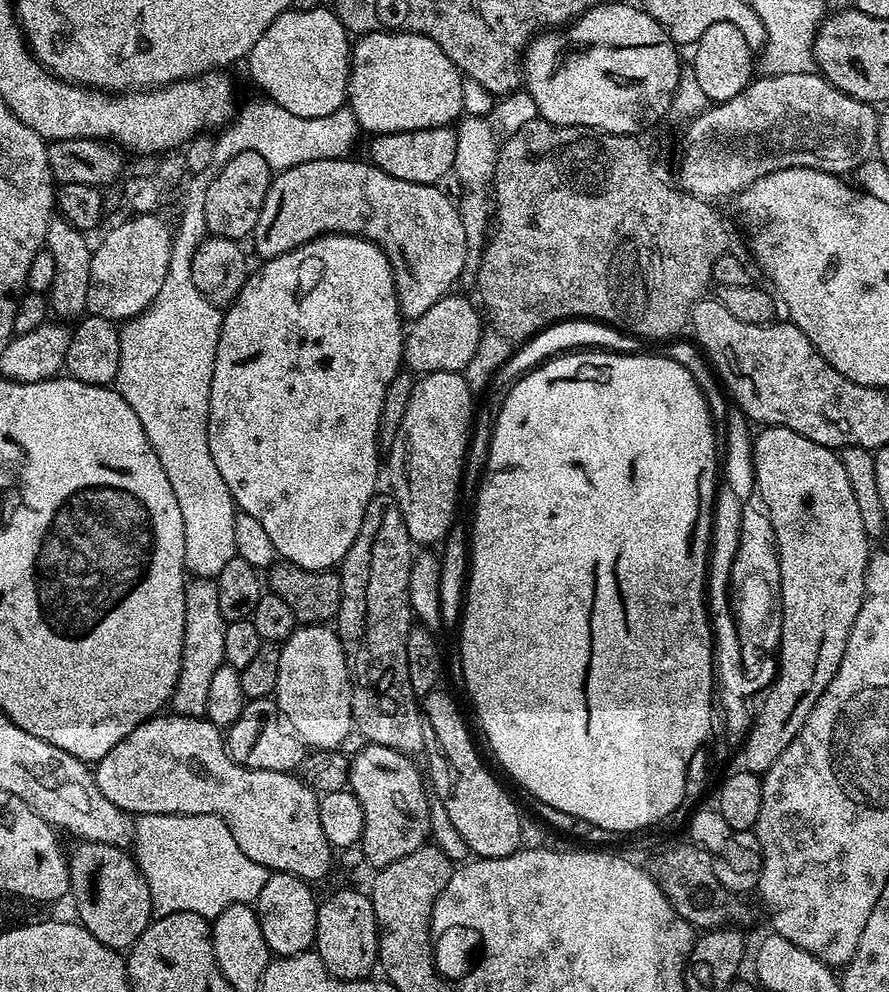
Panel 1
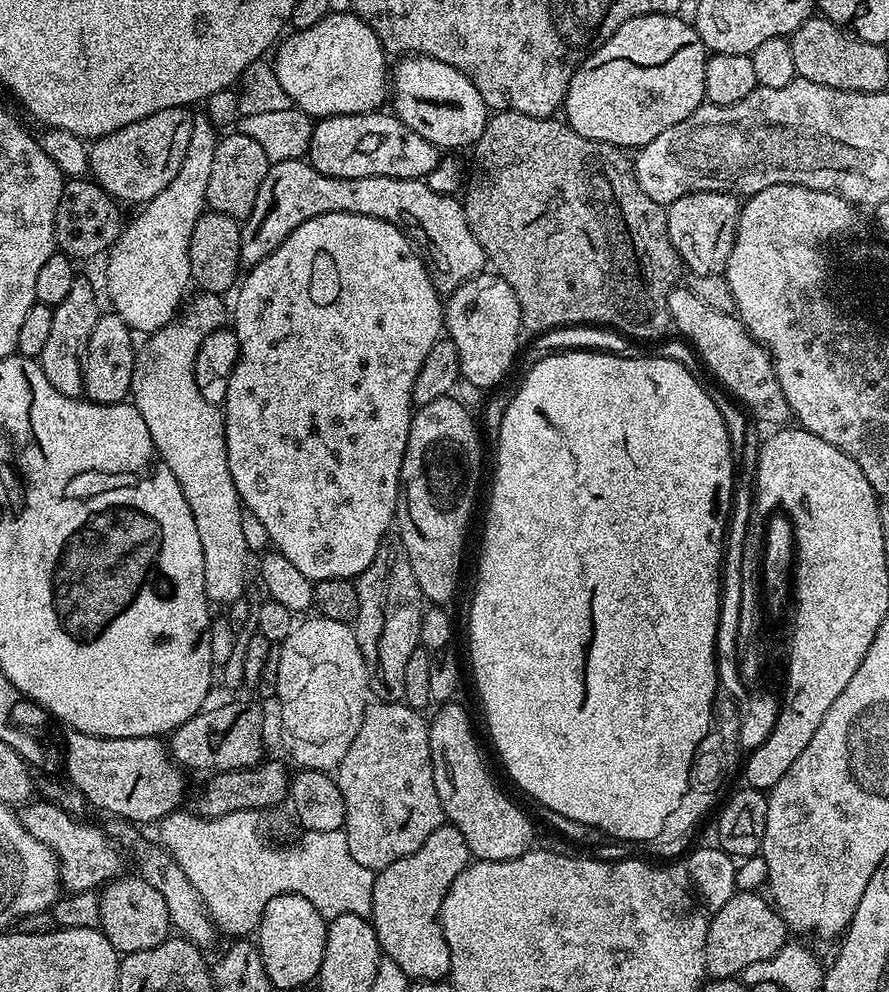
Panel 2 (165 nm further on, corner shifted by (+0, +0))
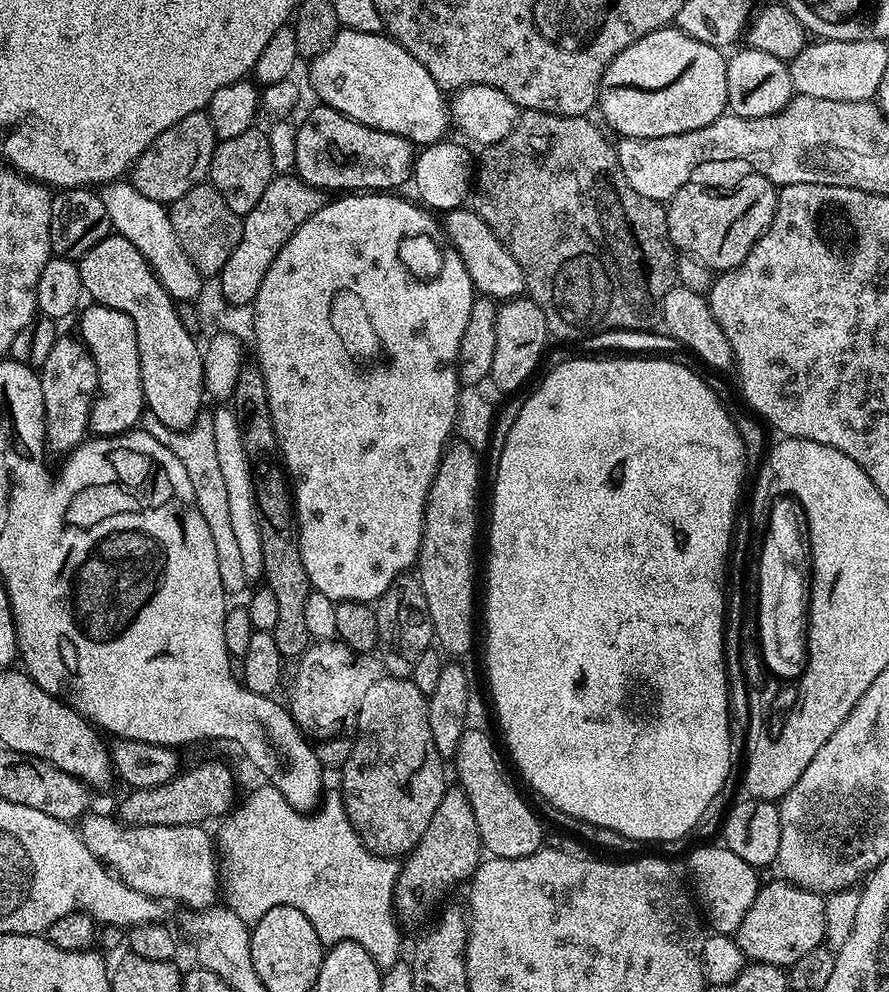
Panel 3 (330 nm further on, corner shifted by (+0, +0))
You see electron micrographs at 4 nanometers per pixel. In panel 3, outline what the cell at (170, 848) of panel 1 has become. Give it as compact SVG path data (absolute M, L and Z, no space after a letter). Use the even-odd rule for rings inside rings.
M273 784L261 785L220 824L225 823L220 828L220 840L218 836L218 856L222 861L222 896L228 899L225 900L227 907L232 908L244 924L251 926L260 921L266 910L274 910L274 906L294 906L294 910L302 910L302 914L310 918L310 926L318 930L318 938L324 945L353 940L368 951L381 970L394 967L401 959L401 925L394 907L400 864L395 859L373 856L369 852L354 830L339 795L325 795L315 812L305 814L294 810Z

